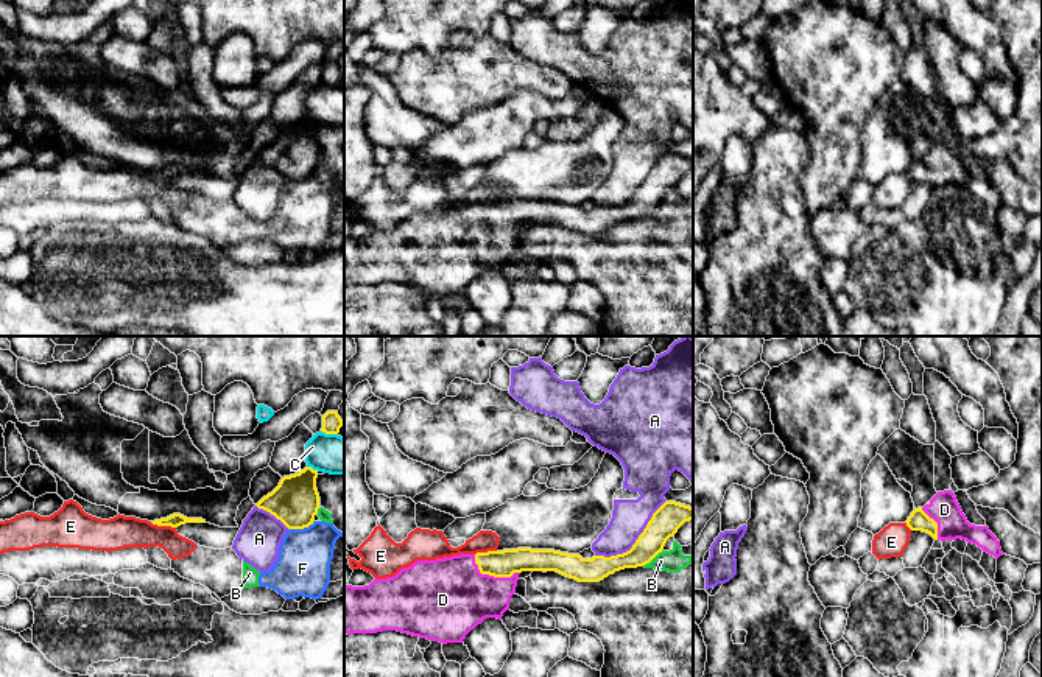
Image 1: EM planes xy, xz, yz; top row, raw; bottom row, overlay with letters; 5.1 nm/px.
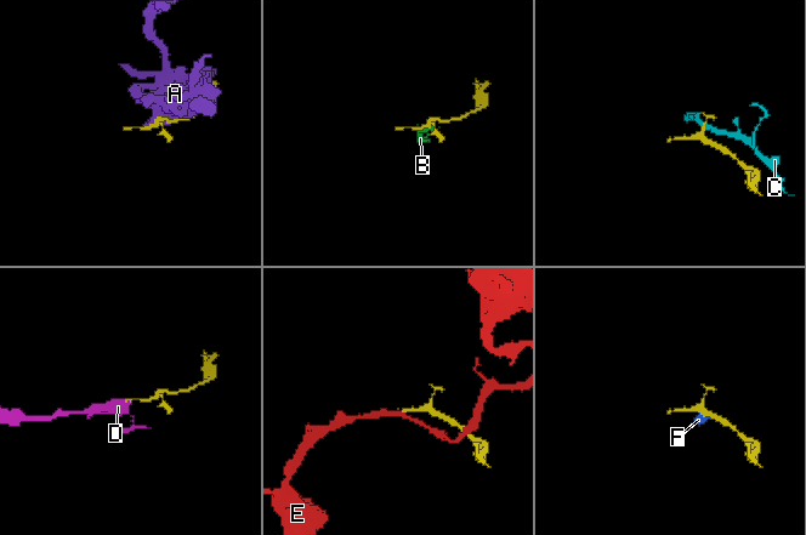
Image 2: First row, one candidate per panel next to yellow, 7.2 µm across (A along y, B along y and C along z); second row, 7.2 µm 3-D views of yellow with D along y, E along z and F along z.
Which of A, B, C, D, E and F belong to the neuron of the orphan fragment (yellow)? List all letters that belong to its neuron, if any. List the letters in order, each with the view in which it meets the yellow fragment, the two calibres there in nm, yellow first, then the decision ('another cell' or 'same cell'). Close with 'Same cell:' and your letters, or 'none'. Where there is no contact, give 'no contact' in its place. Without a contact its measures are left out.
A: meets yellow in xz; 150 nm thick on the yellow side, 190 nm on the other; another cell
B: meets yellow in xz; 150 nm thick on the yellow side, 120 nm on the other; another cell
C: meets yellow in xy; 240 nm thick on the yellow side, 200 nm on the other; another cell
D: meets yellow in xz; 140 nm thick on the yellow side, 400 nm on the other; same cell
E: meets yellow in xy; 70 nm thick on the yellow side, 170 nm on the other; another cell
F: meets yellow in xy; 240 nm thick on the yellow side, 280 nm on the other; another cell
Same cell: D

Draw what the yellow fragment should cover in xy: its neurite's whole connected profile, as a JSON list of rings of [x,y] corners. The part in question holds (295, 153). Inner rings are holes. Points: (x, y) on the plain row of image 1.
[[[312,118],[283,128],[279,137],[255,157],[274,167],[288,181],[308,179],[313,176],[319,160],[316,129],[318,121],[313,121]]]

